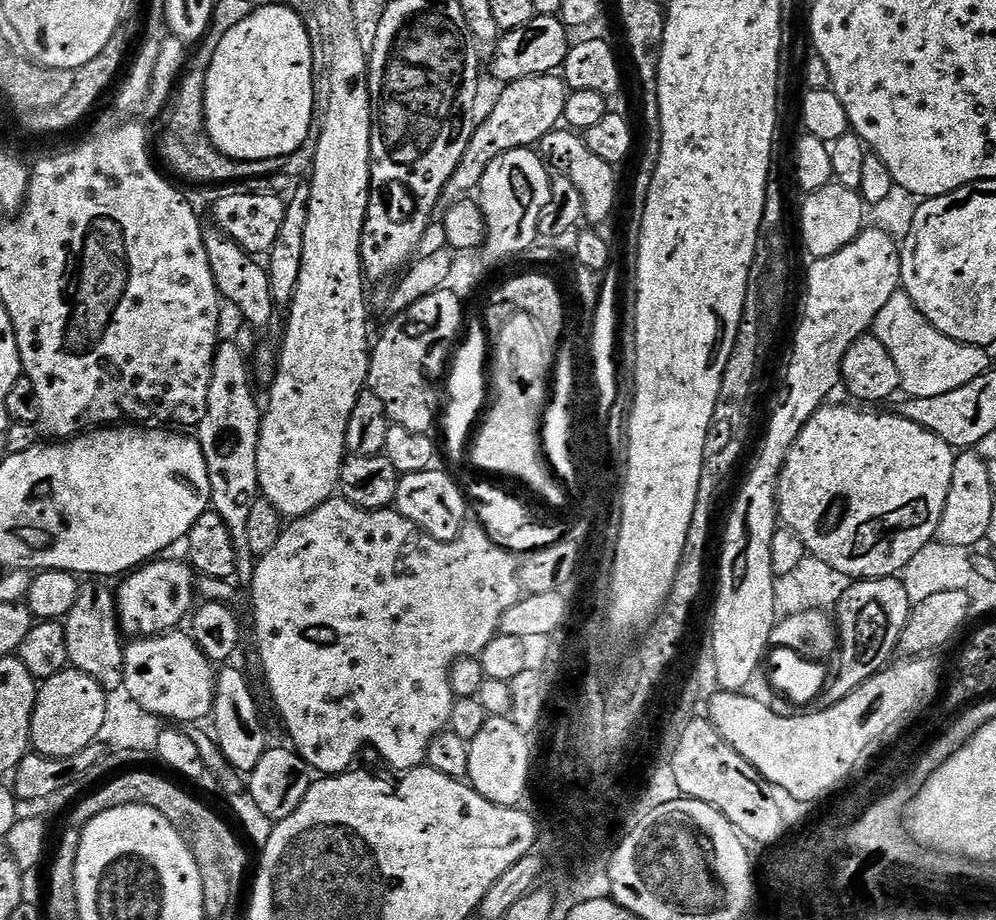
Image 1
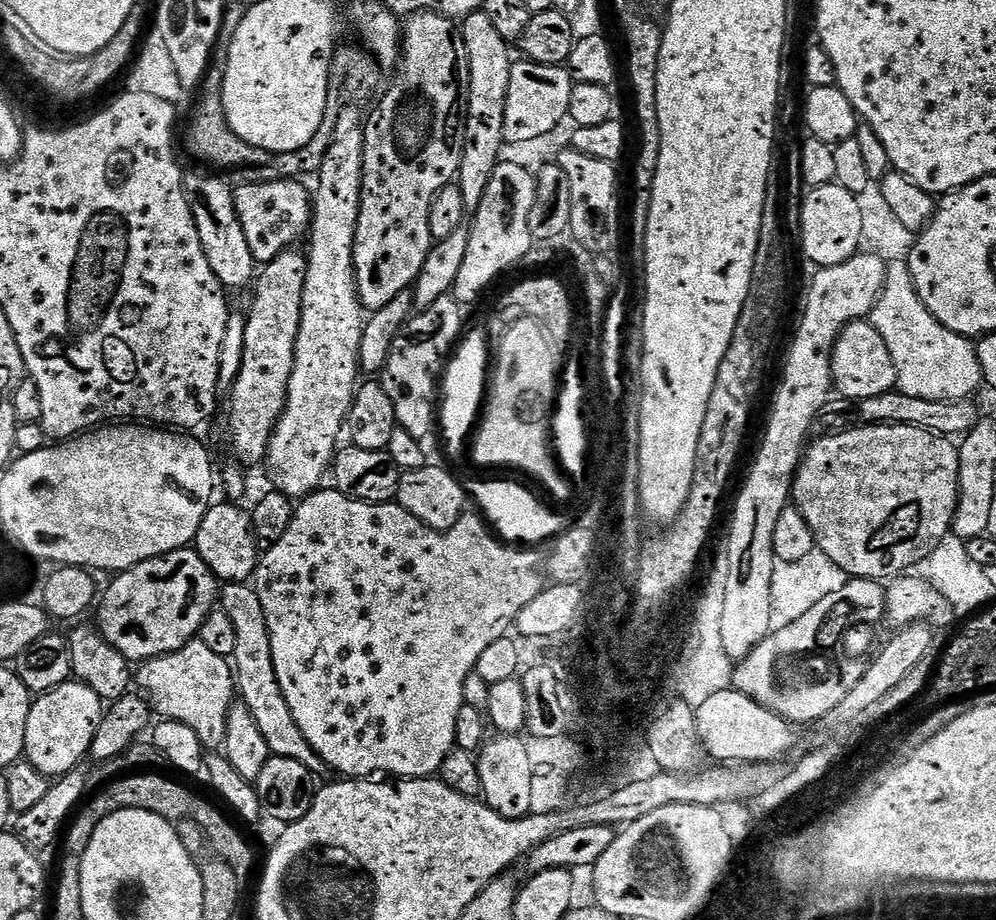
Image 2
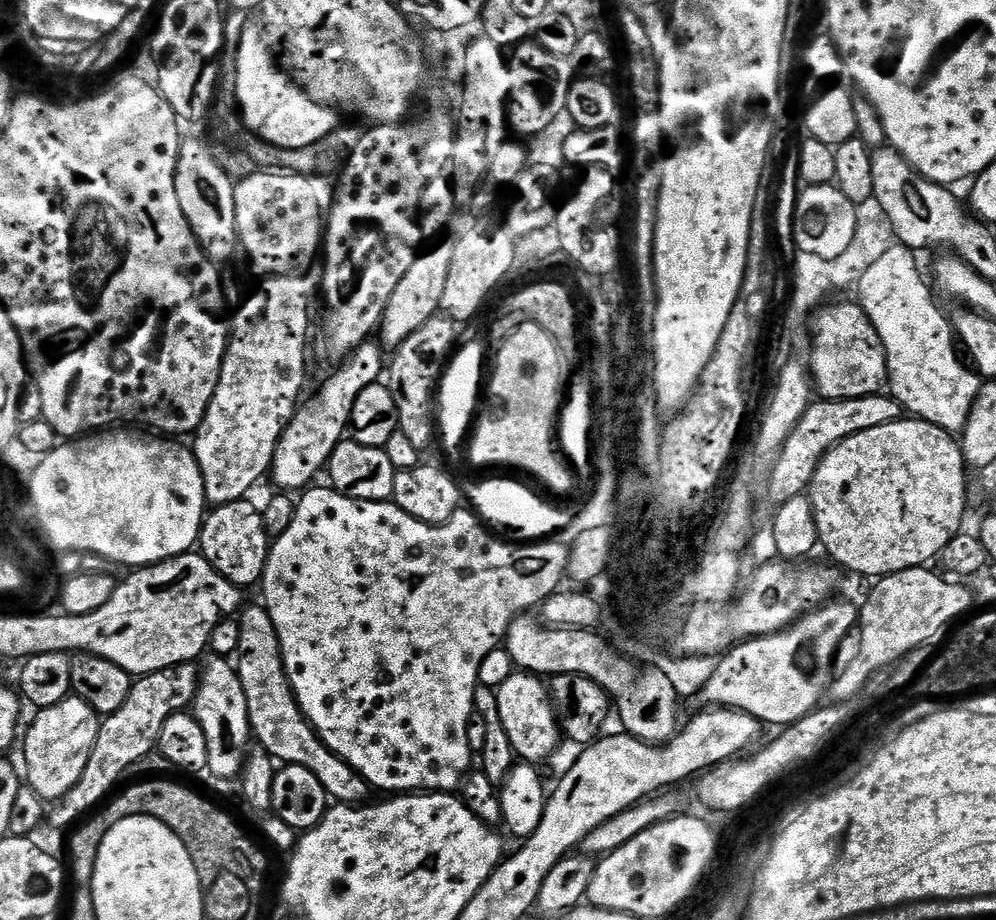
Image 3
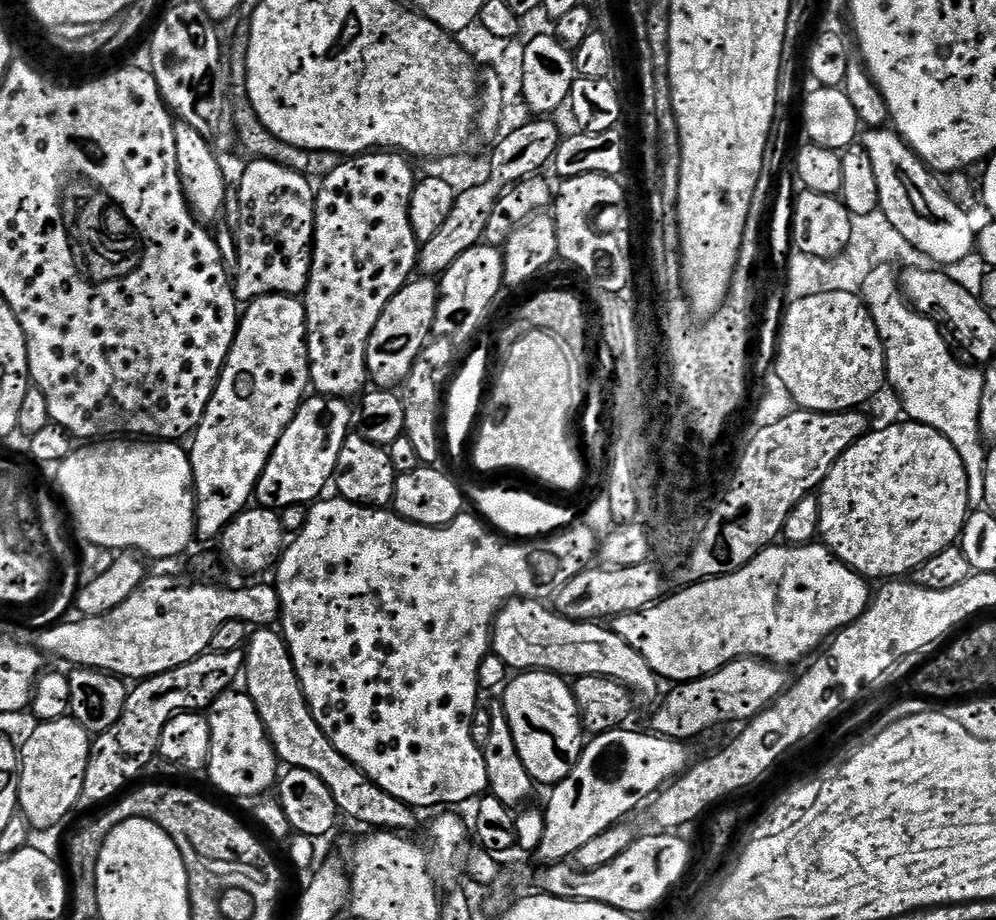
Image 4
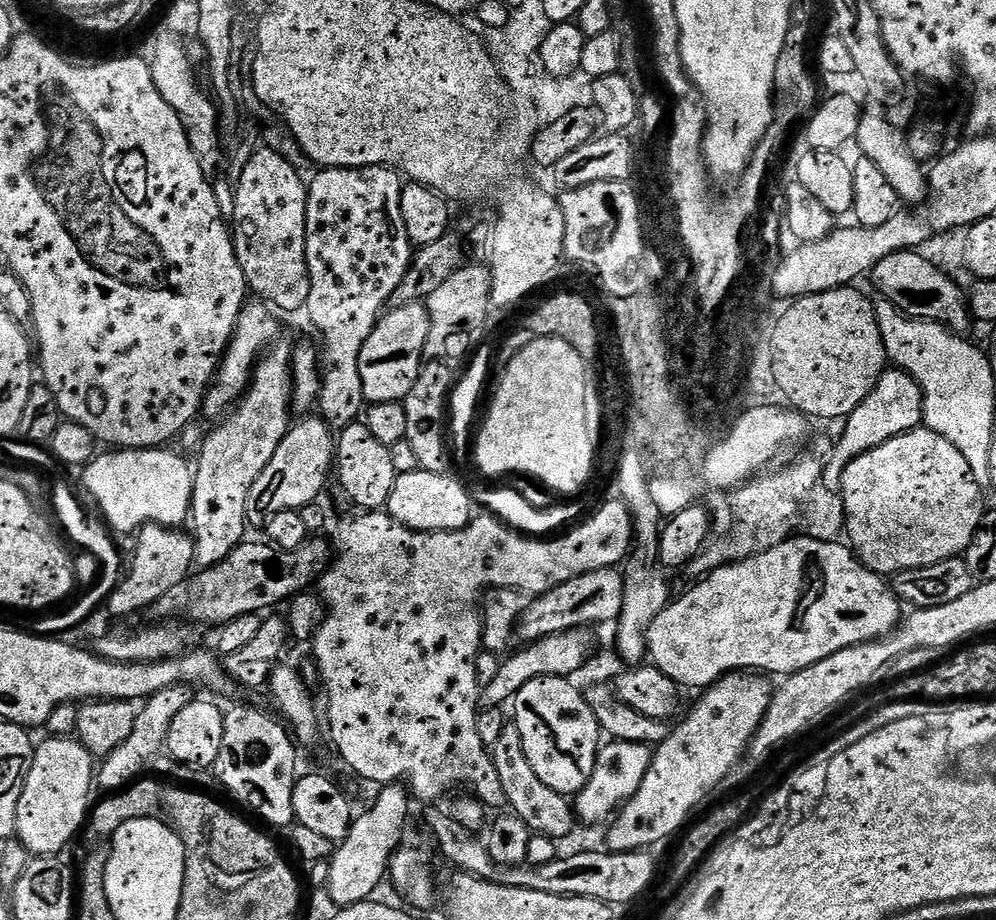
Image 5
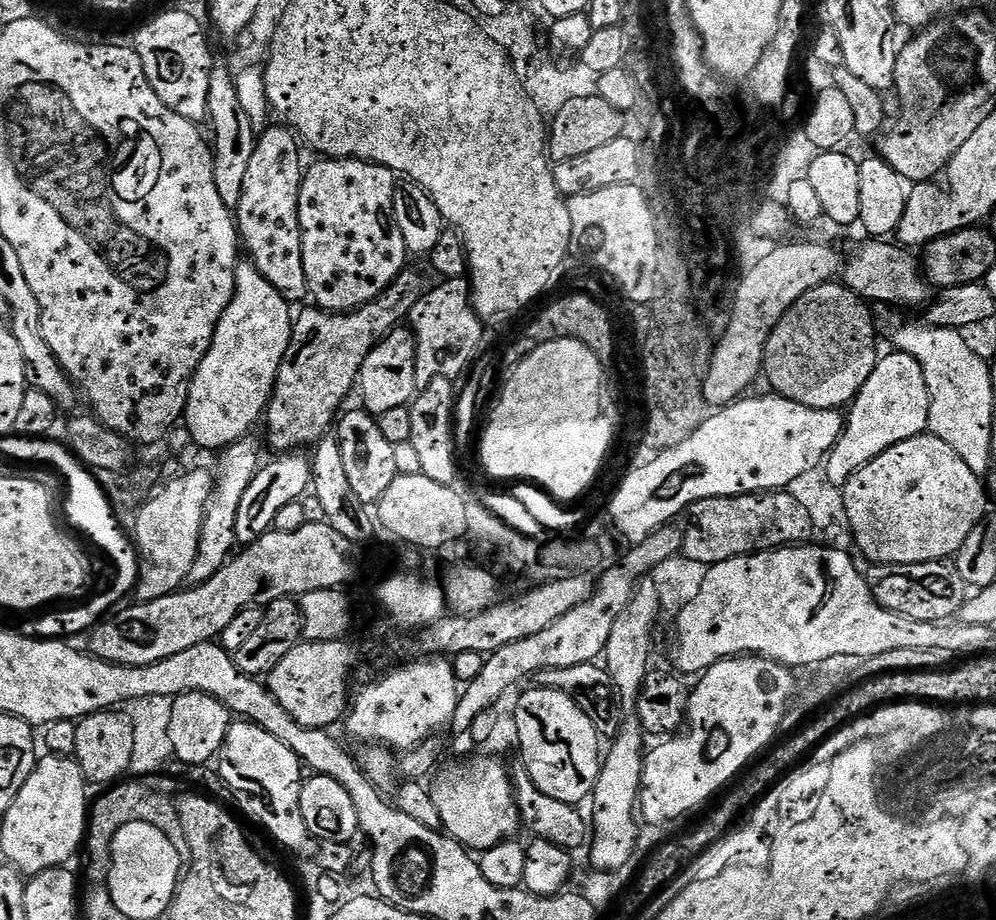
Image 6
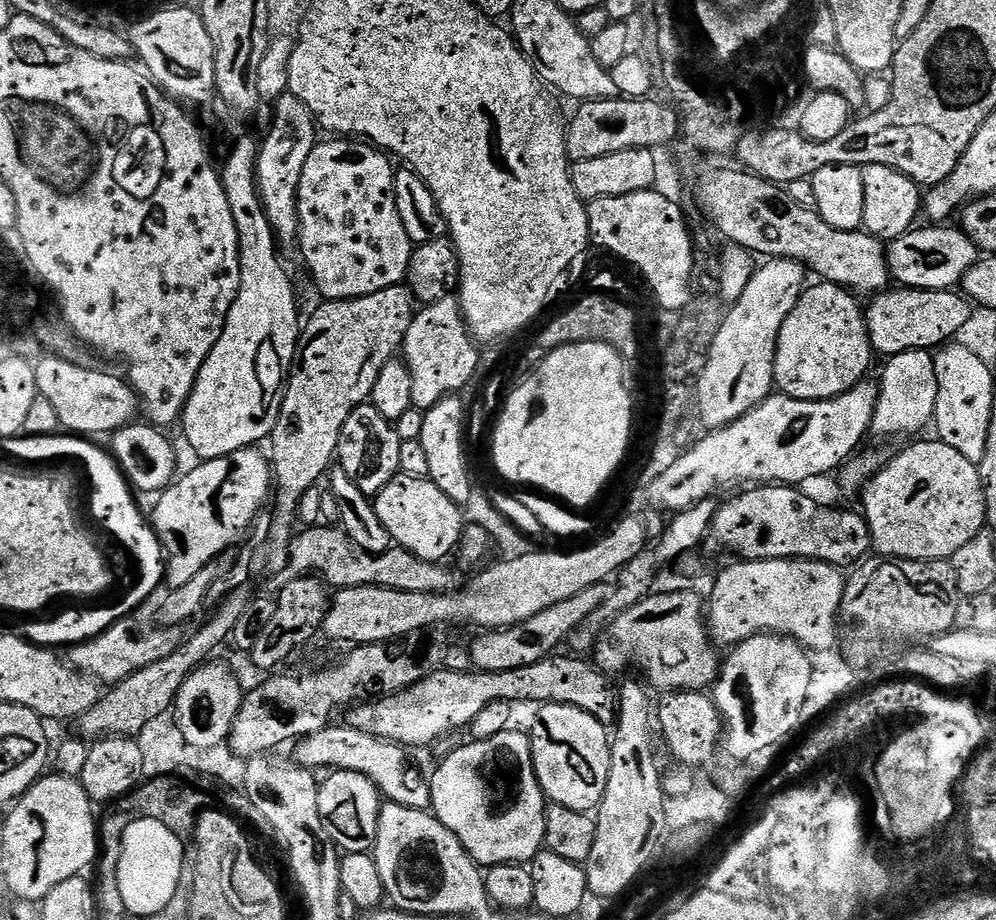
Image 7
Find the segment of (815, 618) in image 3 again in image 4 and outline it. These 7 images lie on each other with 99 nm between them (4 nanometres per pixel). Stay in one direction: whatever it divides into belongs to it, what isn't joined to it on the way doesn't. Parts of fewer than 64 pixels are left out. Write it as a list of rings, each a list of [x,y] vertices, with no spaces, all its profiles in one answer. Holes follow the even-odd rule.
[[[738,658],[716,672],[690,682],[677,683],[666,696],[664,702],[652,718],[651,731],[655,735],[670,737],[671,740],[685,742],[726,722],[747,722],[759,715],[763,709],[771,705],[785,691],[788,679],[779,667],[757,658]]]

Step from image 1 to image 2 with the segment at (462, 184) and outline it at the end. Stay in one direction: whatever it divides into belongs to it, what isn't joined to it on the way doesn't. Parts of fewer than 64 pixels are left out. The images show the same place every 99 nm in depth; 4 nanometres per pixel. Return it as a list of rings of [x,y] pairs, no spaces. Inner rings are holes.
[[[527,58],[517,59],[510,70],[510,90],[506,94],[505,145],[535,145],[542,134],[556,128],[569,112],[573,83],[571,72],[563,65],[548,66]]]

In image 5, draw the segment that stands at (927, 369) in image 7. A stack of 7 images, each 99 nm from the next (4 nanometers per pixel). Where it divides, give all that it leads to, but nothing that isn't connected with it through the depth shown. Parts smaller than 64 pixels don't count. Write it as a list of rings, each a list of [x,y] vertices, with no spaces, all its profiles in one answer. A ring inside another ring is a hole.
[[[889,367],[878,378],[874,390],[870,390],[870,394],[866,394],[861,404],[843,421],[844,433],[841,434],[840,441],[835,441],[832,455],[828,457],[828,463],[824,466],[823,487],[829,490],[839,489],[840,479],[850,461],[856,456],[861,456],[863,452],[882,446],[890,438],[898,438],[910,430],[921,427],[923,418],[924,399],[918,382],[901,368]]]

